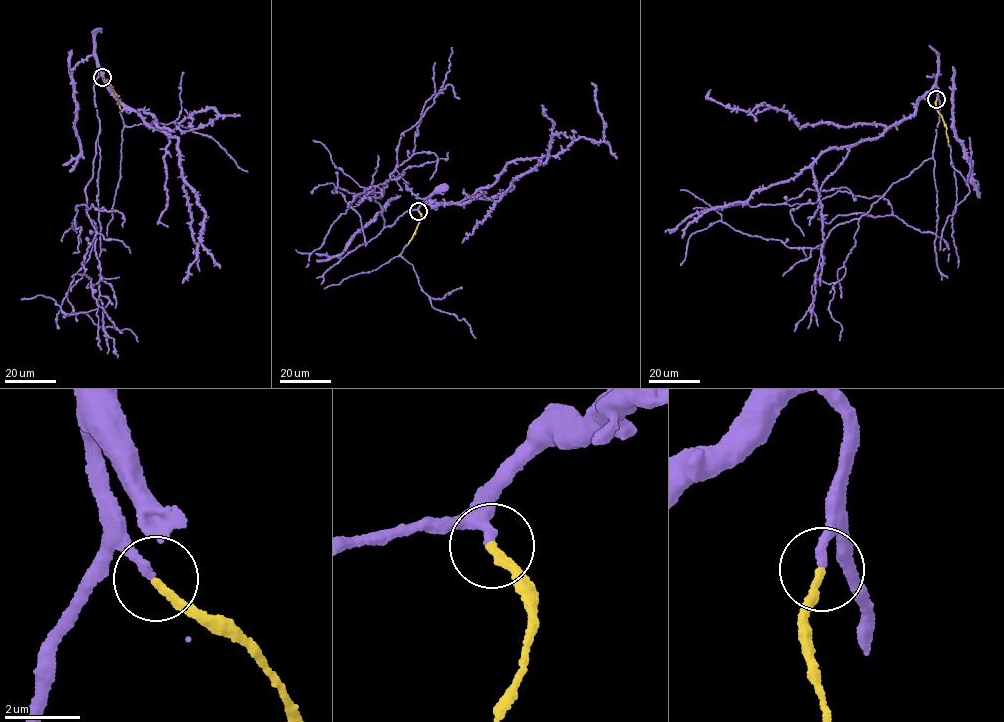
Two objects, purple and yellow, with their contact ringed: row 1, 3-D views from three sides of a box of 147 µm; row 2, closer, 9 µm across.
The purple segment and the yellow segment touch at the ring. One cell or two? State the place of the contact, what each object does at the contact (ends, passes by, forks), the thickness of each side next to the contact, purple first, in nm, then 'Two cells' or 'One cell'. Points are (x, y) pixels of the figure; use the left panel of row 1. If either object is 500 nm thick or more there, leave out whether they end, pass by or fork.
Place: (102, 77). At the ring purple ends. At the ring yellow ends. Thickness 240 nm (purple) against 200 nm. One cell

